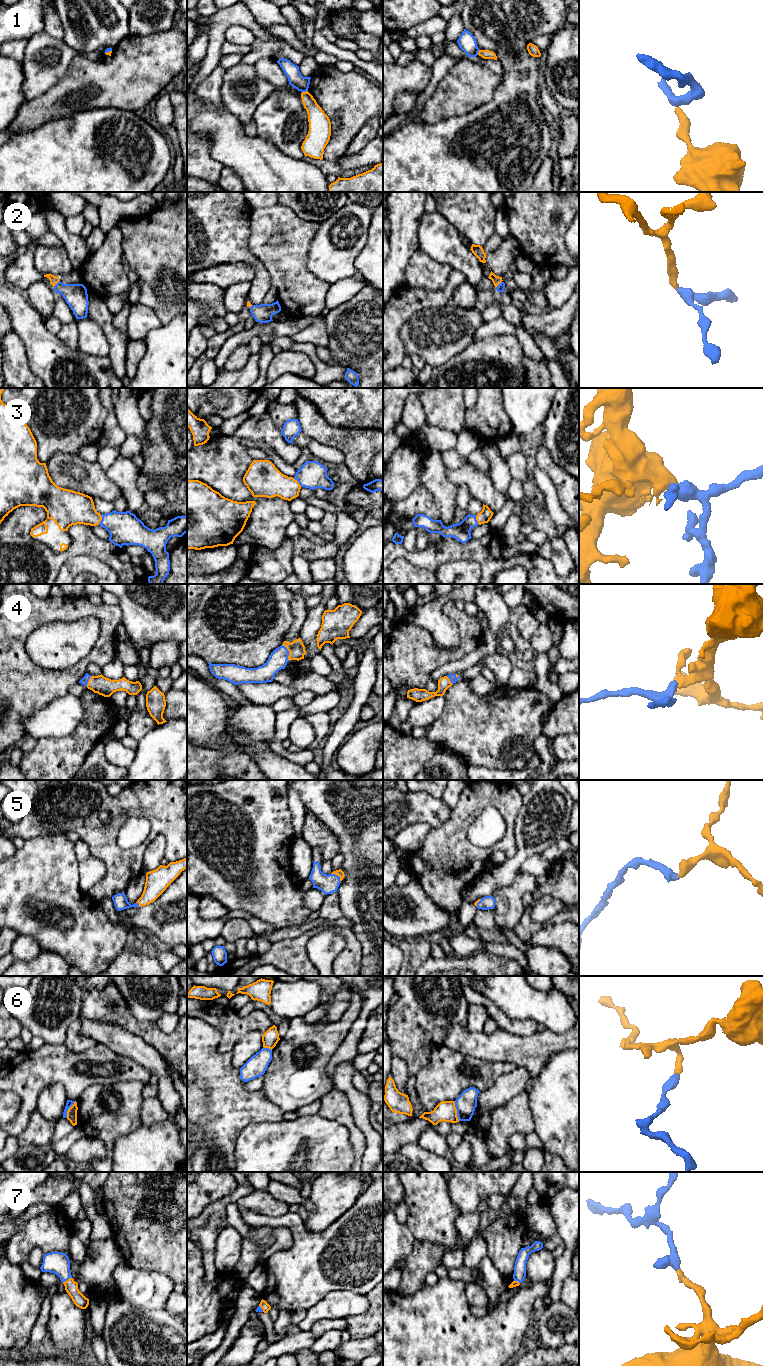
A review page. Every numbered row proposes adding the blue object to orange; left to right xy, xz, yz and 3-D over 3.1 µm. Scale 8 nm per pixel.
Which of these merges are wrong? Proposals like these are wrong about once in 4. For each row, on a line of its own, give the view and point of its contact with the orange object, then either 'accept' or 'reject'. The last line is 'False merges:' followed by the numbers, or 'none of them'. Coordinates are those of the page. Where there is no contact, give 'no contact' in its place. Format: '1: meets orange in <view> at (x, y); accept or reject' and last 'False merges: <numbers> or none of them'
1: meets orange in xz at (304, 92); reject
2: meets orange in xy at (56, 283); accept
3: meets orange in xy at (101, 519); accept
4: meets orange in xz at (288, 650); accept
5: meets orange in xz at (337, 875); accept
6: meets orange in yz at (456, 1111); reject
7: meets orange in xy at (68, 1279); accept
False merges: 1, 6

